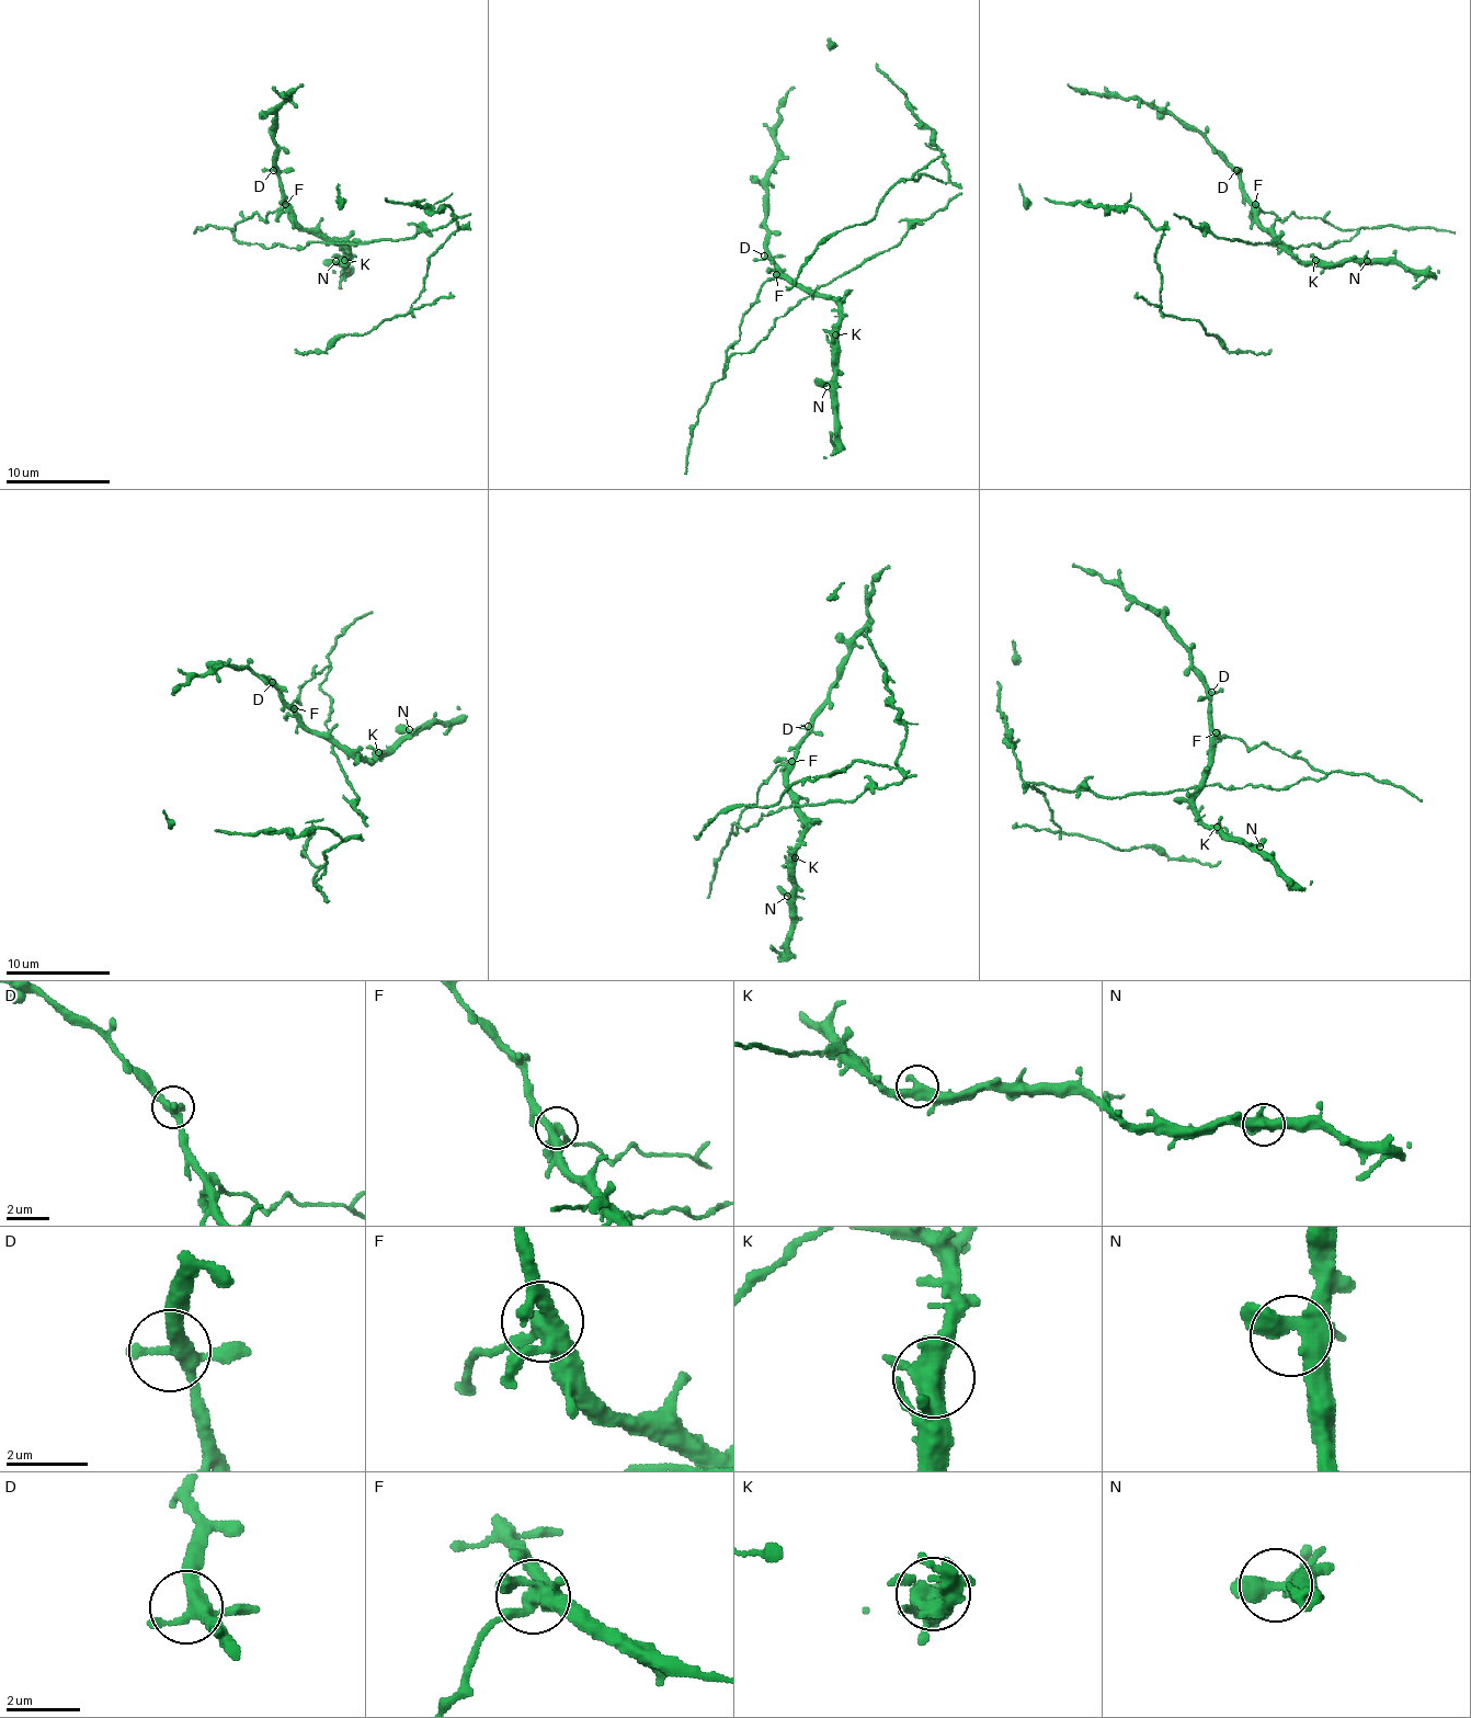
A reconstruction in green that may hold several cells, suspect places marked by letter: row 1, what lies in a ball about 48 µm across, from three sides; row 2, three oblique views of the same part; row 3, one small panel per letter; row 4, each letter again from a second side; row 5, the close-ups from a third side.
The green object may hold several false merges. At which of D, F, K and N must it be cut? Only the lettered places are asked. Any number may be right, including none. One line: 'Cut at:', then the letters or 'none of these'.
Cut at: F

